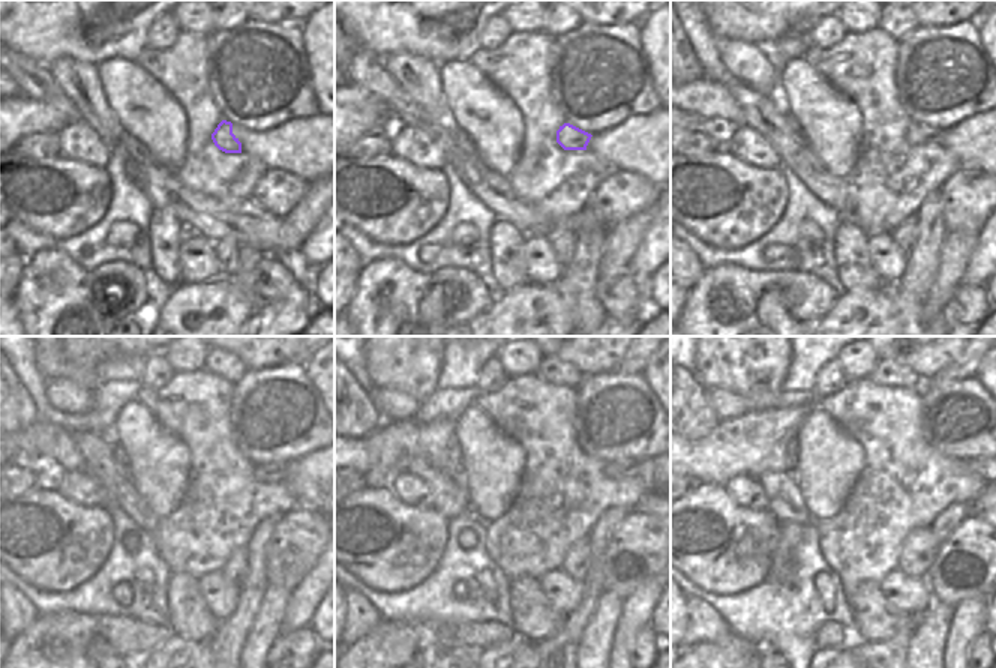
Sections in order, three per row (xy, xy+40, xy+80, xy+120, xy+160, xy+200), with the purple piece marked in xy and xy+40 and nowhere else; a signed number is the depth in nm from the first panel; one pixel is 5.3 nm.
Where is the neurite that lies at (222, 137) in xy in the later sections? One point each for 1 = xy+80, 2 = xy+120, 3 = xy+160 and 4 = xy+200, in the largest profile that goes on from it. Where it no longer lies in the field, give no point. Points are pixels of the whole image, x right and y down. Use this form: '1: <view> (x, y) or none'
1: xy+80 (917, 132)
2: xy+120 (272, 472)
3: xy+160 (611, 469)
4: xy+200 (975, 461)

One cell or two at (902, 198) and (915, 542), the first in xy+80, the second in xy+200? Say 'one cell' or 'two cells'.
two cells

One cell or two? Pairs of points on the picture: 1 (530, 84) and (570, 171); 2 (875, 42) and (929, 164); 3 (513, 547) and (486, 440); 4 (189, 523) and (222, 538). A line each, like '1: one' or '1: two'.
1: one
2: one
3: two
4: one

